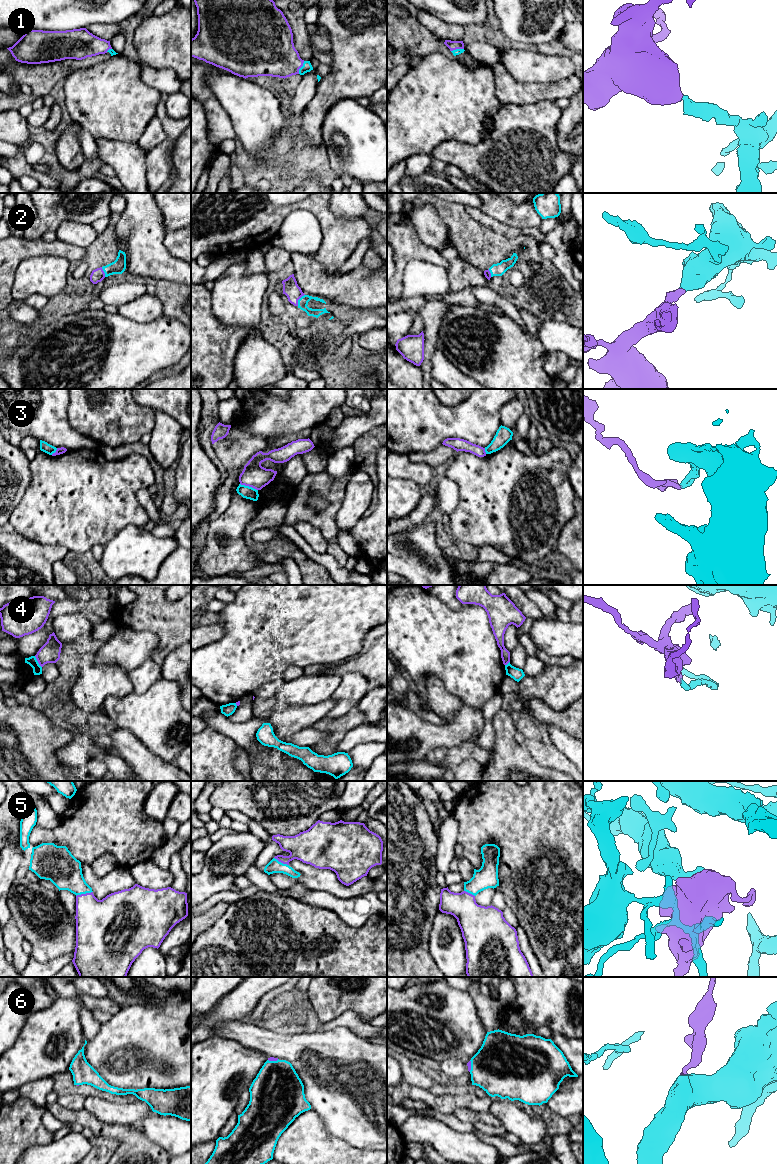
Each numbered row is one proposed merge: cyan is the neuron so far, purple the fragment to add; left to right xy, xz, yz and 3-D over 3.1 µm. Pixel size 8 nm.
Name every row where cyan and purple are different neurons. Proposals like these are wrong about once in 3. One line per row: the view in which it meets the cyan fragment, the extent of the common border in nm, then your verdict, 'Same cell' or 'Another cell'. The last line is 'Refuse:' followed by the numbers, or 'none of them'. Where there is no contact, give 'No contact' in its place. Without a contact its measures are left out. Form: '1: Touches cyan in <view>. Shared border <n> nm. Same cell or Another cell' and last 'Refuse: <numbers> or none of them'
1: Touches cyan in xz. Shared border 120 nm. Same cell
2: Touches cyan in xz. Shared border 110 nm. Same cell
3: Touches cyan in xz. Shared border 160 nm. Another cell
4: Touches cyan in xy. Shared border 110 nm. Another cell
5: Touches cyan in xy. Shared border 140 nm. Same cell
6: Touches cyan in yz. Shared border 100 nm. Same cell
Refuse: 3, 4

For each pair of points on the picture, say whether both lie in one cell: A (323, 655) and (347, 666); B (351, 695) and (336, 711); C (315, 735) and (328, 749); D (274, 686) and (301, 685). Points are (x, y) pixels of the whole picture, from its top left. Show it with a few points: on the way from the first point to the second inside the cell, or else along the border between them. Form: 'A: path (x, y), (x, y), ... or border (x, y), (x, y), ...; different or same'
A: border (359, 650), (354, 655), (335, 664), (316, 664); different
B: path (347, 699), (340, 707); same
C: border (328, 733), (325, 738), (309, 747); different
D: border (285, 681), (275, 697); different

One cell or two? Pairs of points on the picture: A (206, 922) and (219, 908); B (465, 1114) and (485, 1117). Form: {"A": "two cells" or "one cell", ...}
{"A": "one cell", "B": "one cell"}

